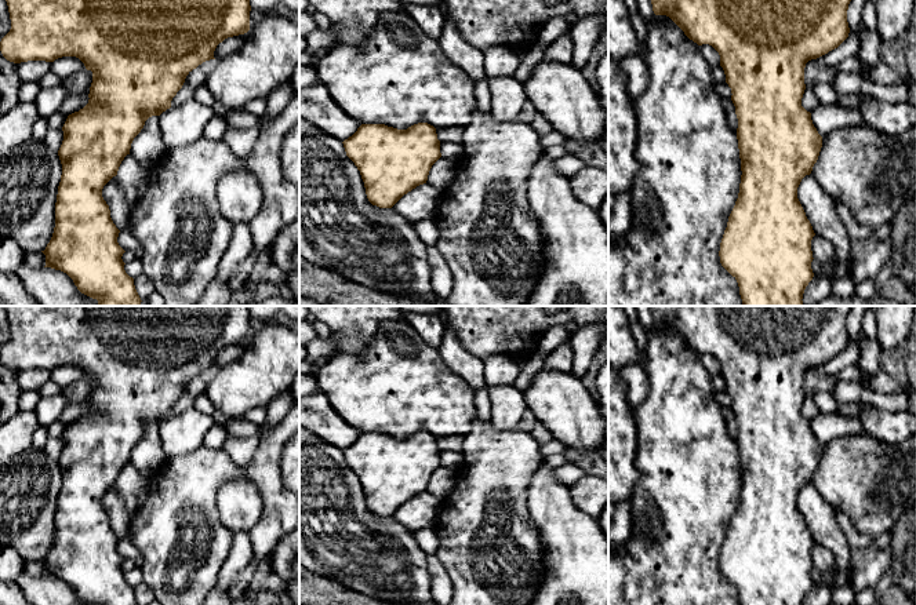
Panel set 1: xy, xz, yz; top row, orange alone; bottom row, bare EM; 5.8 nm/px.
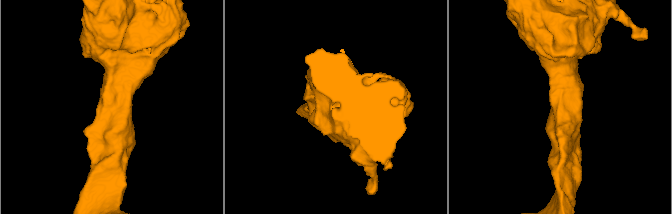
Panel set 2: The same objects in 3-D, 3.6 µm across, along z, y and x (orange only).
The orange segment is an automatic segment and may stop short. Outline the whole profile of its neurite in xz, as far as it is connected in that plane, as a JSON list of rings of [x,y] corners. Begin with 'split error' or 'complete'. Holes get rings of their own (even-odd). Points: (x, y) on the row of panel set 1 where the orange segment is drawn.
split error | [[[418,123],[407,130],[397,130],[385,124],[361,124],[342,143],[346,156],[360,171],[367,198],[372,205],[393,208],[411,223],[435,216],[441,190],[426,181],[432,165],[441,157],[441,153],[433,125]]]

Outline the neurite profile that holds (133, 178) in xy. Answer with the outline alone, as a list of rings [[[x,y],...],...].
[[[127,154],[117,171],[117,182],[131,208],[143,194],[150,171],[141,167],[131,154]]]

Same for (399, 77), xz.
[[[384,12],[363,44],[337,44],[319,59],[316,72],[335,103],[361,124],[385,124],[407,130],[418,123],[428,123],[436,130],[448,127],[465,128],[477,109],[475,80],[454,65],[443,52],[437,40],[425,32],[407,12]]]

